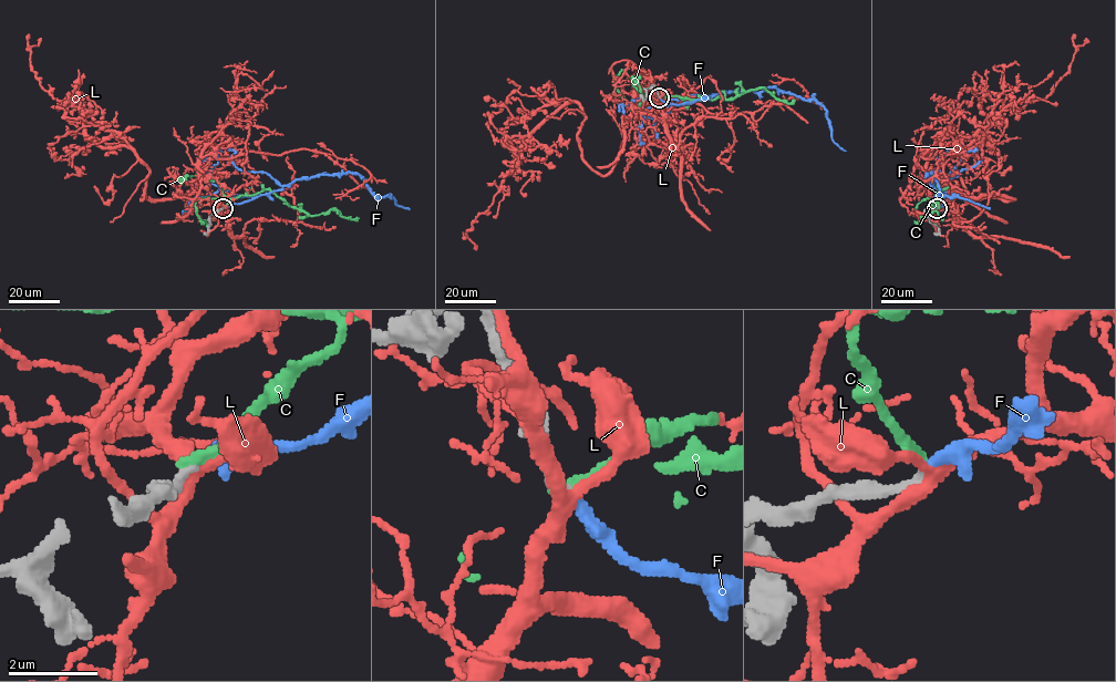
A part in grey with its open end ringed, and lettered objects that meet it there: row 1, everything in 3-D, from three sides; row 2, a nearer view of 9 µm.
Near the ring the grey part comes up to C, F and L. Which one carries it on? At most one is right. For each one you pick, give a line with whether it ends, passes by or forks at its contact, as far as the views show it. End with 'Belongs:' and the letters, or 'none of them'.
F: it ends
Belongs: F

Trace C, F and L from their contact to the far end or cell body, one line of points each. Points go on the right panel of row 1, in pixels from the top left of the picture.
C: (936, 207), (932, 202), (938, 189), (938, 207), (930, 215), (927, 213), (934, 209), (942, 219), (939, 217)
F: (936, 208), (943, 203), (931, 185), (931, 174), (927, 174), (931, 173), (939, 197), (958, 197), (990, 208)
L: (936, 208), (954, 193), (1014, 198), (973, 200), (942, 150), (1045, 99), (1086, 38)

